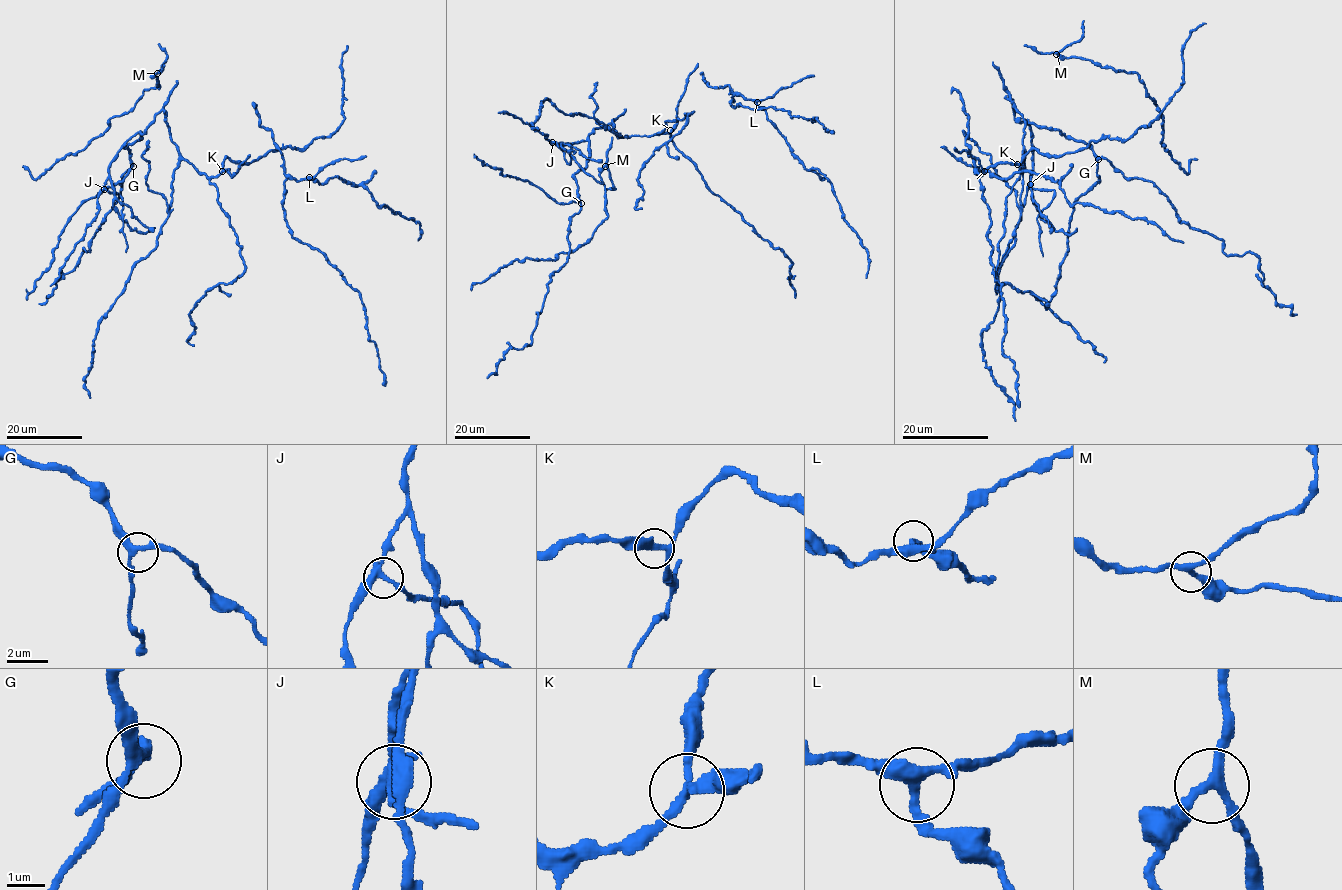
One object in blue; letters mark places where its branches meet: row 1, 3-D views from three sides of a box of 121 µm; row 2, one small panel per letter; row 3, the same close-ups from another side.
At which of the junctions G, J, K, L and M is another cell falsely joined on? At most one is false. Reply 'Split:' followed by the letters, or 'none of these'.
Split: J

